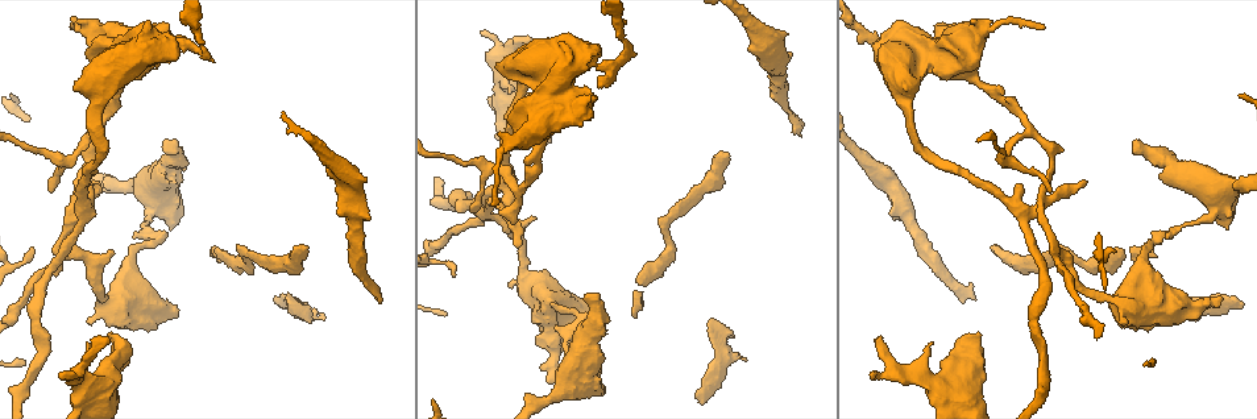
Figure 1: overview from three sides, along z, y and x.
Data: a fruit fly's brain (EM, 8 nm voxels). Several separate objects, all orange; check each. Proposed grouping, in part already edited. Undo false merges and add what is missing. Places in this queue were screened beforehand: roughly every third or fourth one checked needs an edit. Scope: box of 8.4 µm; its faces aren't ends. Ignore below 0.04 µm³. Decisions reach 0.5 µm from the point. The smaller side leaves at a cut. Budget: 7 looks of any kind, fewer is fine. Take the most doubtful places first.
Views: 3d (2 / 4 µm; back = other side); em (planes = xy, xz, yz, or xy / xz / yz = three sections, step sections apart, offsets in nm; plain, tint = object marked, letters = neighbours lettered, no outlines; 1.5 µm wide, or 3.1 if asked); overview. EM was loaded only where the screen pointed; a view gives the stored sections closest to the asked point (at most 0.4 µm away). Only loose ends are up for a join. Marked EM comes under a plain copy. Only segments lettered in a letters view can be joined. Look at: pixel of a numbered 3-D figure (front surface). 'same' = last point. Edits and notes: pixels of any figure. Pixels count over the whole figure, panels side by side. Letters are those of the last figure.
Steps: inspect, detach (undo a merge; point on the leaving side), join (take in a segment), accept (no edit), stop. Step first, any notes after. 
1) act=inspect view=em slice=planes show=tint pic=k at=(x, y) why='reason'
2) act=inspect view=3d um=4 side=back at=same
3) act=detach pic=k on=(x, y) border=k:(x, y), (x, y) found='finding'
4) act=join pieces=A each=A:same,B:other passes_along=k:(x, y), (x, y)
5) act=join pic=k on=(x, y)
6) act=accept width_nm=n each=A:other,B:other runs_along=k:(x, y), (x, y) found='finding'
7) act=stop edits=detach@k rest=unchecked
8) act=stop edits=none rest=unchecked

act=inspect view=3d um=2 pic=1 at=(109, 332) why='thick end'

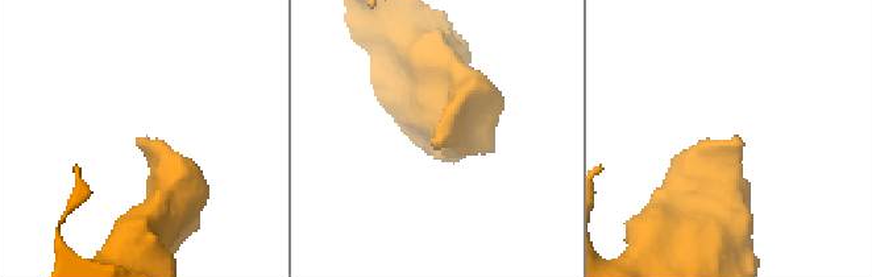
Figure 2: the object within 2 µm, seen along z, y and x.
act=inspect view=em slice=planes show=letters pic=2 at=(433, 141)

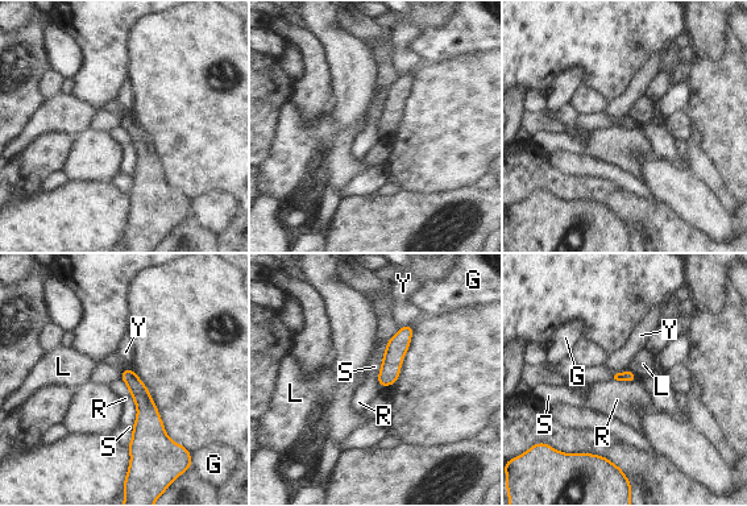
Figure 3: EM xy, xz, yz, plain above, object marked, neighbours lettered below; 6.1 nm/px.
act=accept longest_contact=S:280nm each=G:other,L:other,R:other,S:other,Y:other border=3:(131, 366), (120, 373) found='no lettered segment goes on from it'

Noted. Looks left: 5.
act=inspect view=3d um=2 side=back pic=1 at=(801, 137) why='an open end'

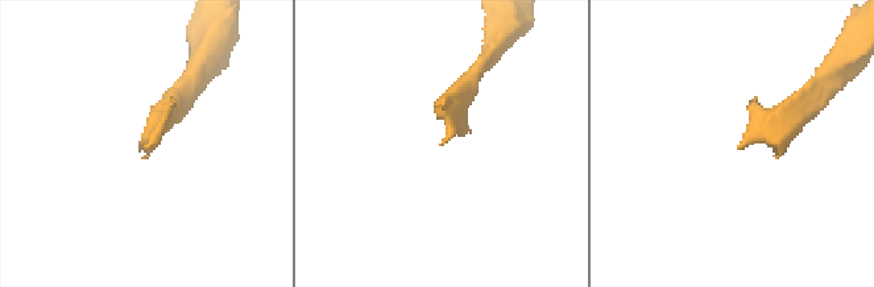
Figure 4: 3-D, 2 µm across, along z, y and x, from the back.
act=inspect view=em slice=planes show=letters pic=4 at=(149, 151) why='shape alone is not enough'

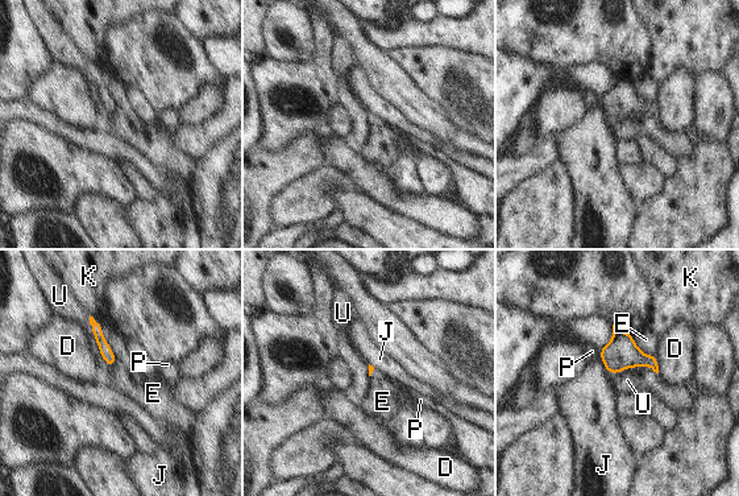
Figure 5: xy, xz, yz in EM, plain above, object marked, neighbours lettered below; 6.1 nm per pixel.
act=accept each=D:other,E:other,J:other,K:other,P:other,U:other runs_along=5:(95, 325), (98, 337), (111, 362) found='no lettered segment goes on from it'

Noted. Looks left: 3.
act=inspect view=3d um=4 pic=1 at=(725, 153) why='an open end'

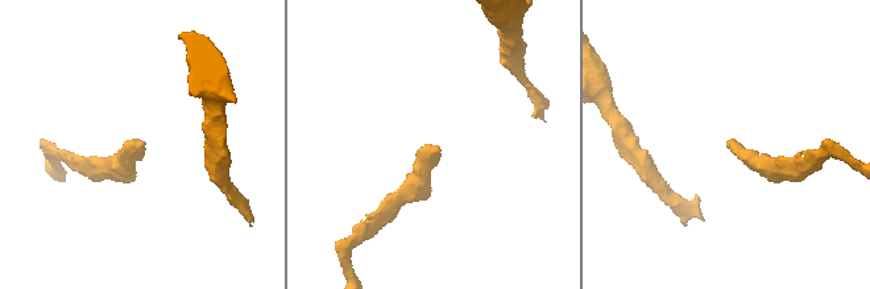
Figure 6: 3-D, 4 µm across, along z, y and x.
act=inspect view=em slice=planes show=letters pic=6 at=(730, 142)

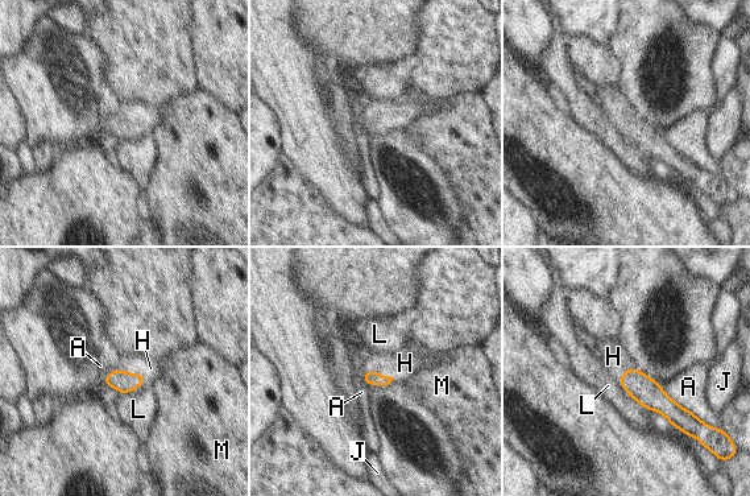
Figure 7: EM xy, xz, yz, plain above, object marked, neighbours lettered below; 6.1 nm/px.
act=join pieces=H longest_contact=A:340nm each=A:other,H:same,J:other,L:other,M:other passes_along=7:(371, 376), (377, 372), (405, 363) found='the cell continues'

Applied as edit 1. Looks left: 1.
act=stop edits=join@7 rest=unchecked

